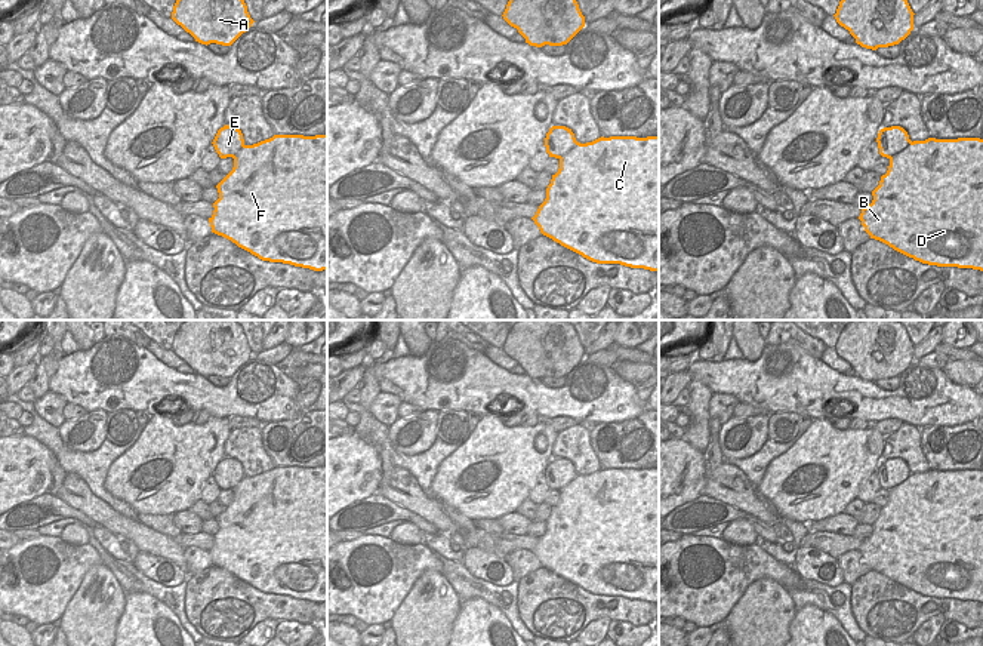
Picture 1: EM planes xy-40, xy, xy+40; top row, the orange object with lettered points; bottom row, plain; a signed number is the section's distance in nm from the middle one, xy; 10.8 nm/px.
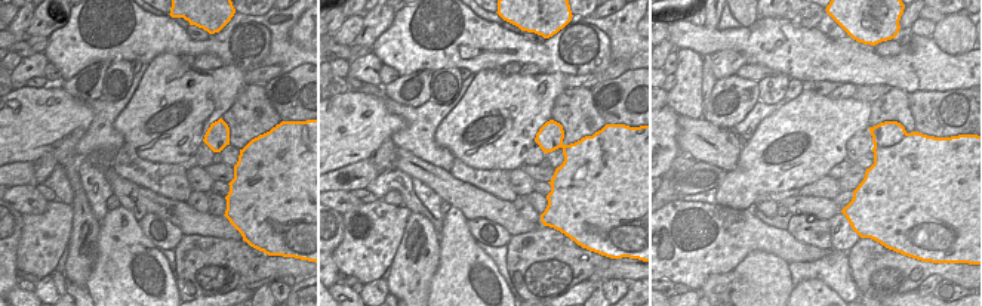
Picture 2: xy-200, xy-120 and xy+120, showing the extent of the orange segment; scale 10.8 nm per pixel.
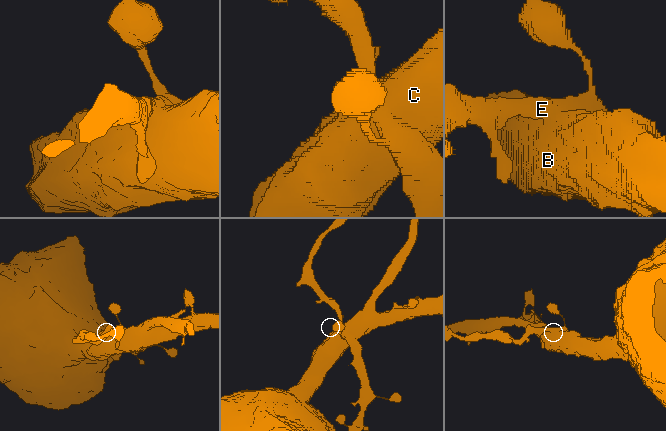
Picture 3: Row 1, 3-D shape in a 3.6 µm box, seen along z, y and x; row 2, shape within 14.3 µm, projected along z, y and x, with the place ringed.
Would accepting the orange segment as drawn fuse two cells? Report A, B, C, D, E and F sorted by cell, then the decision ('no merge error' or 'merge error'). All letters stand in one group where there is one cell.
A E / B C D F | merge error

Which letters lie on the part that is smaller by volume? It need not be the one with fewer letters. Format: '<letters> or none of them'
A, E

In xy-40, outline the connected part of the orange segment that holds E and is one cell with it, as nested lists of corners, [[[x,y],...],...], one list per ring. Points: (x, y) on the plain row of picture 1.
[[[225,456],[213,471],[213,479],[221,490],[234,489],[244,479],[243,465],[234,458]]]

